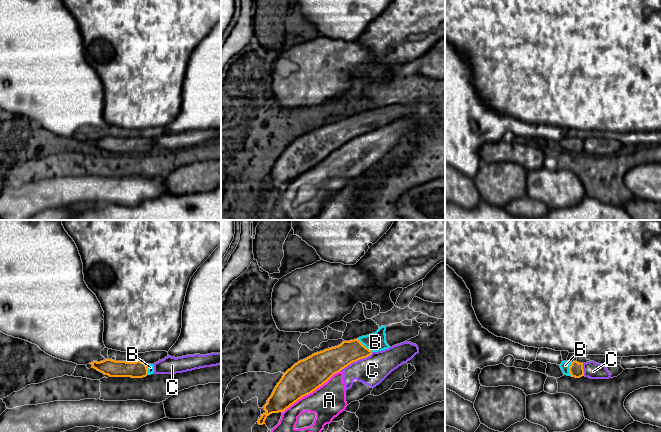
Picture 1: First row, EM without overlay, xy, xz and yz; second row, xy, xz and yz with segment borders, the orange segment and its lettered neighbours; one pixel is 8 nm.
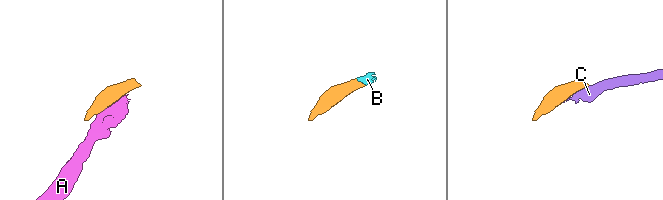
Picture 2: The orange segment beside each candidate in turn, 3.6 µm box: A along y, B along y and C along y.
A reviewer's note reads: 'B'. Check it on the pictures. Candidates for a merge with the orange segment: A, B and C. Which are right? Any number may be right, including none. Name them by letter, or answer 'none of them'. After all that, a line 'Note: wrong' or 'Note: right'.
B
Note: right

